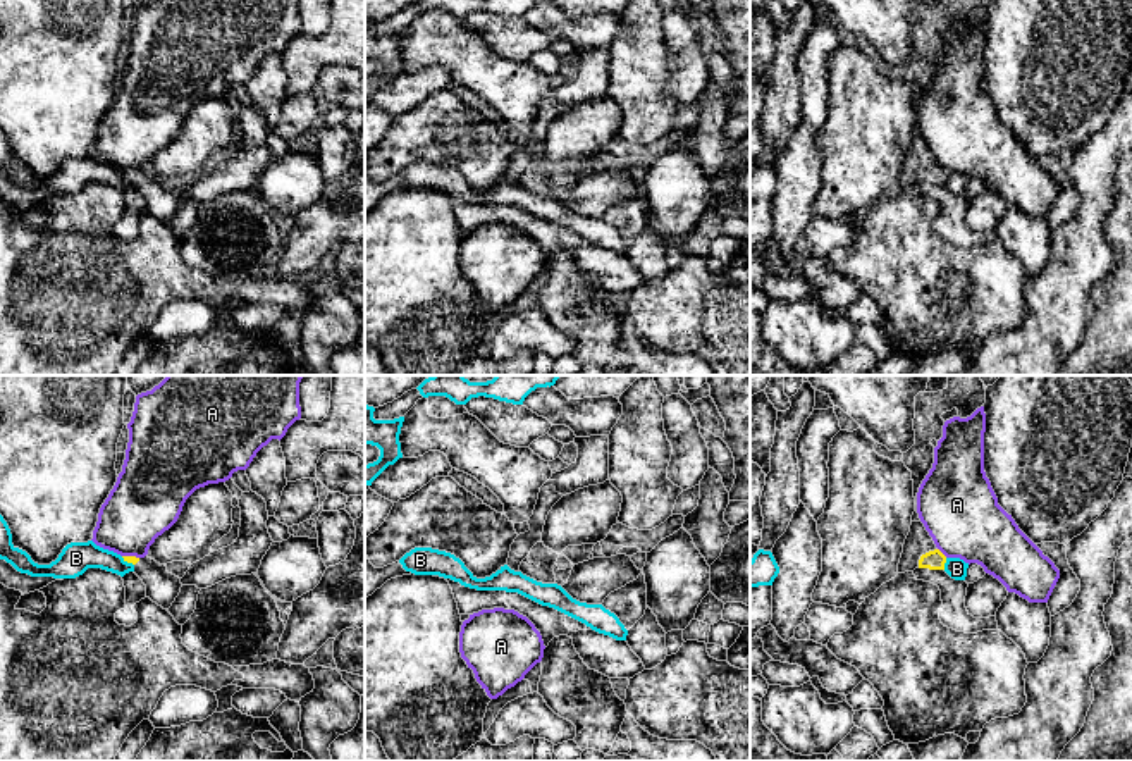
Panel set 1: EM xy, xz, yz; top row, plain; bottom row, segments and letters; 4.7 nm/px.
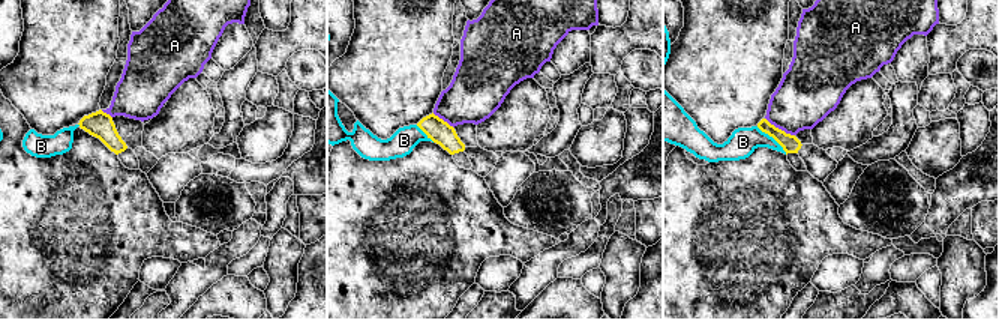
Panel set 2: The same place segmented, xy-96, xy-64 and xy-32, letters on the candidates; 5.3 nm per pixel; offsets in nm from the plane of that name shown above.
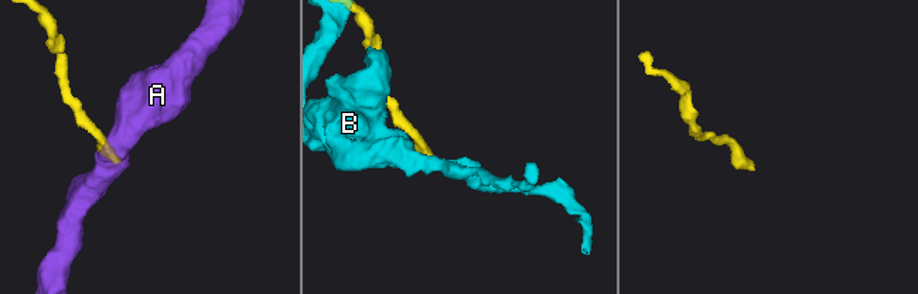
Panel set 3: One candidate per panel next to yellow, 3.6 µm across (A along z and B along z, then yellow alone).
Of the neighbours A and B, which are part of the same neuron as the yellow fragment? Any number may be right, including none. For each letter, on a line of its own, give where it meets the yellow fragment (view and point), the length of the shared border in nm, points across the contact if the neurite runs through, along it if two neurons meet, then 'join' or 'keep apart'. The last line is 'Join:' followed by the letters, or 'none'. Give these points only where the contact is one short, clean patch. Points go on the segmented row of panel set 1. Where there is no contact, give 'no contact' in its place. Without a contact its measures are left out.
A: contact yz (941, 553); length 60 nm; border yz (938, 548), (947, 556); keep apart
B: contact yz (945, 562); length 60 nm; keep apart
Join: none

